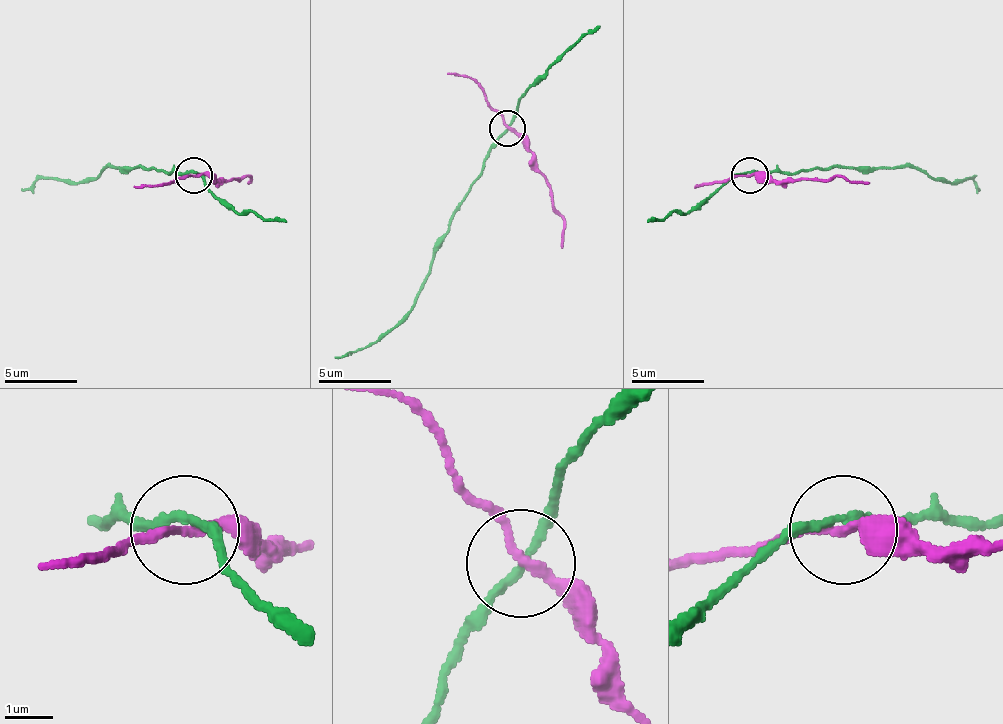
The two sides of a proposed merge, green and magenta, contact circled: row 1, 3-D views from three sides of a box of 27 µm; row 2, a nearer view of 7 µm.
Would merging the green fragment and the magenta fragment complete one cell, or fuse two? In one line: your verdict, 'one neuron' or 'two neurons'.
two neurons

